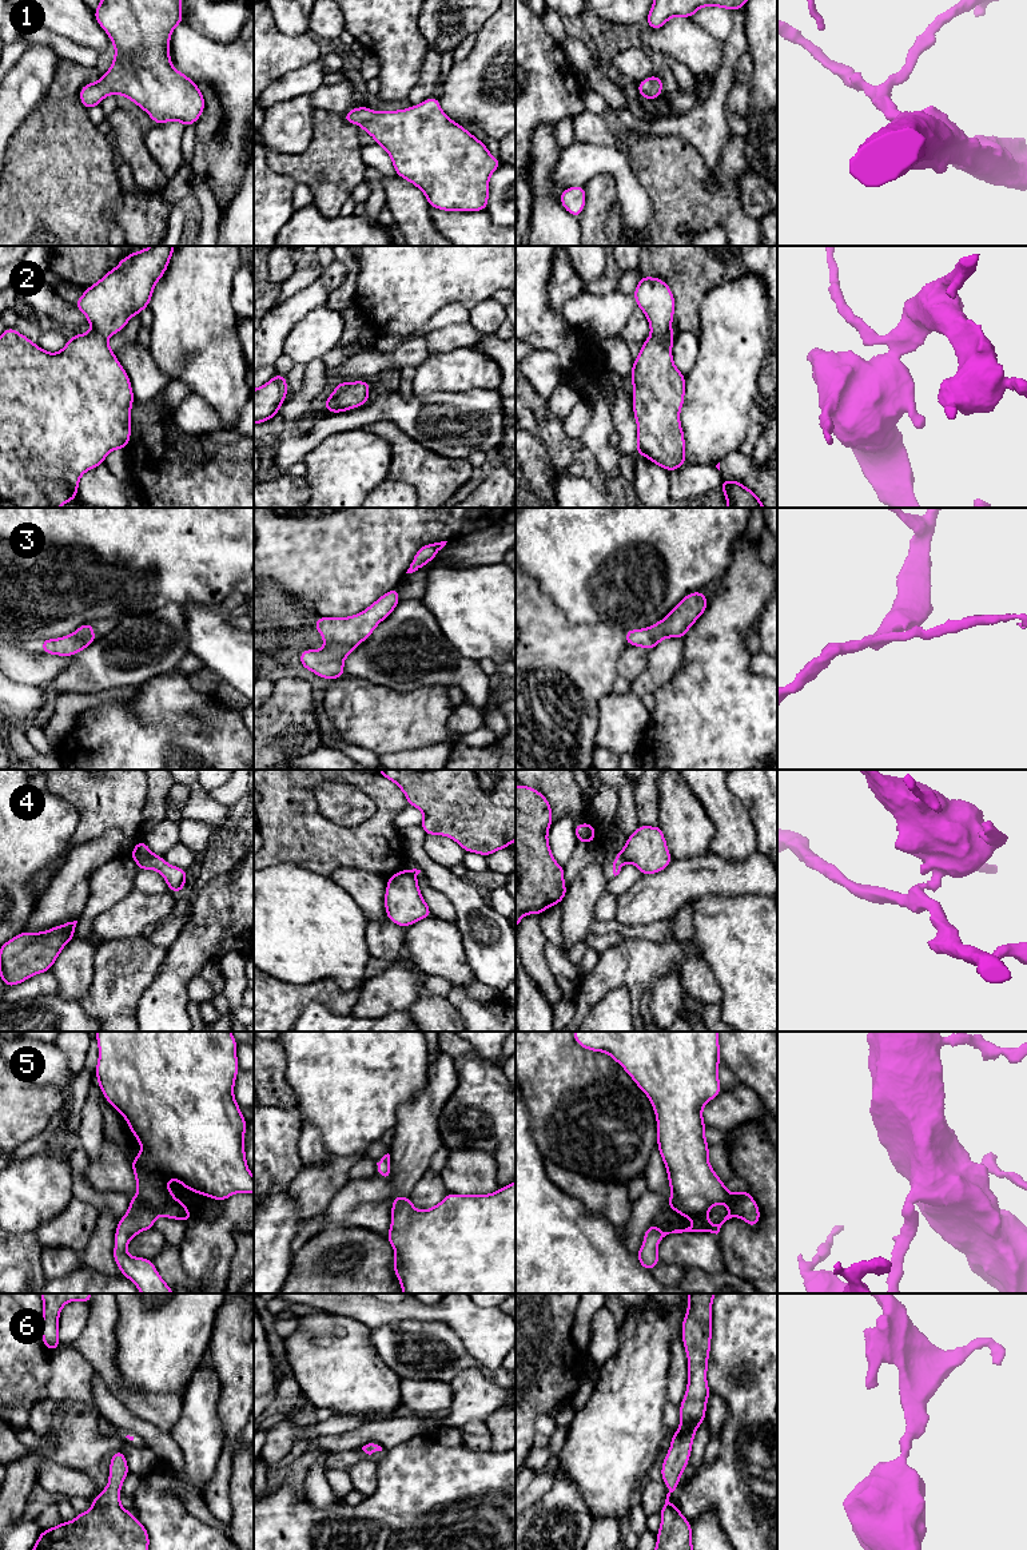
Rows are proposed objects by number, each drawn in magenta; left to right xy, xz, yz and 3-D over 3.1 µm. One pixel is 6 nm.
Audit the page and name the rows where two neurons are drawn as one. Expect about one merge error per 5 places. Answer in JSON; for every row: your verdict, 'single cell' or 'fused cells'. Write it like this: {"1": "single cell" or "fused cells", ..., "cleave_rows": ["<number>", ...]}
{"1": "single cell", "2": "single cell", "3": "single cell", "4": "fused cells", "5": "single cell", "6": "single cell", "cleave_rows": ["4"]}

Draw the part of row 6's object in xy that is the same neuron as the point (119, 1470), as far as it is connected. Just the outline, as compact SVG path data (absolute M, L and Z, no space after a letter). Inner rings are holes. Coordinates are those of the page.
M116 1450L110 1462L108 1486L91 1499L91 1511L77 1513L75 1521L61 1522L43 1530L32 1550L148 1550L150 1537L147 1529L136 1517L122 1507L120 1493L126 1477L130 1474L124 1452Z

